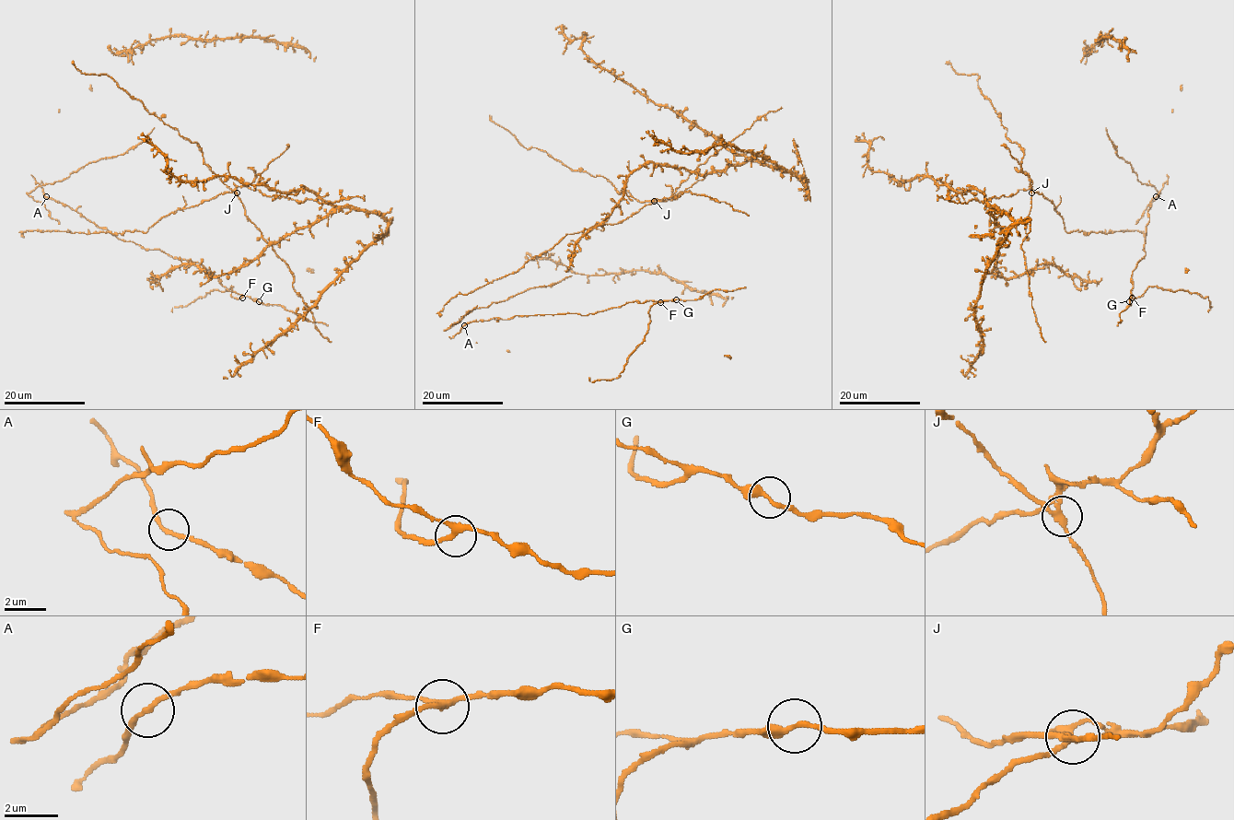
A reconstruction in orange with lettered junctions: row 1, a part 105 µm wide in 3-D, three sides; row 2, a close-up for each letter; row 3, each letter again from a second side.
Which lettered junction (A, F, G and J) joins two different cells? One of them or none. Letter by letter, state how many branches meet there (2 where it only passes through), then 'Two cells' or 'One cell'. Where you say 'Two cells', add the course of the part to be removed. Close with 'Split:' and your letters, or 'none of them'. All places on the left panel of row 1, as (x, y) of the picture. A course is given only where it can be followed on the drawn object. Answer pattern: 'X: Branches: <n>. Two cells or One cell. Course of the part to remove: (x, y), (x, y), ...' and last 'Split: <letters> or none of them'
A: Branches: 2. One cell
F: Branches: 3. One cell
G: Branches: 2. One cell
J: Branches: 4. Two cells
Split: J

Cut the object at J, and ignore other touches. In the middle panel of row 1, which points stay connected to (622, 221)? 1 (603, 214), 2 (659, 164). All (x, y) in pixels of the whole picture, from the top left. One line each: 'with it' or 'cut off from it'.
1: cut off from it
2: cut off from it

